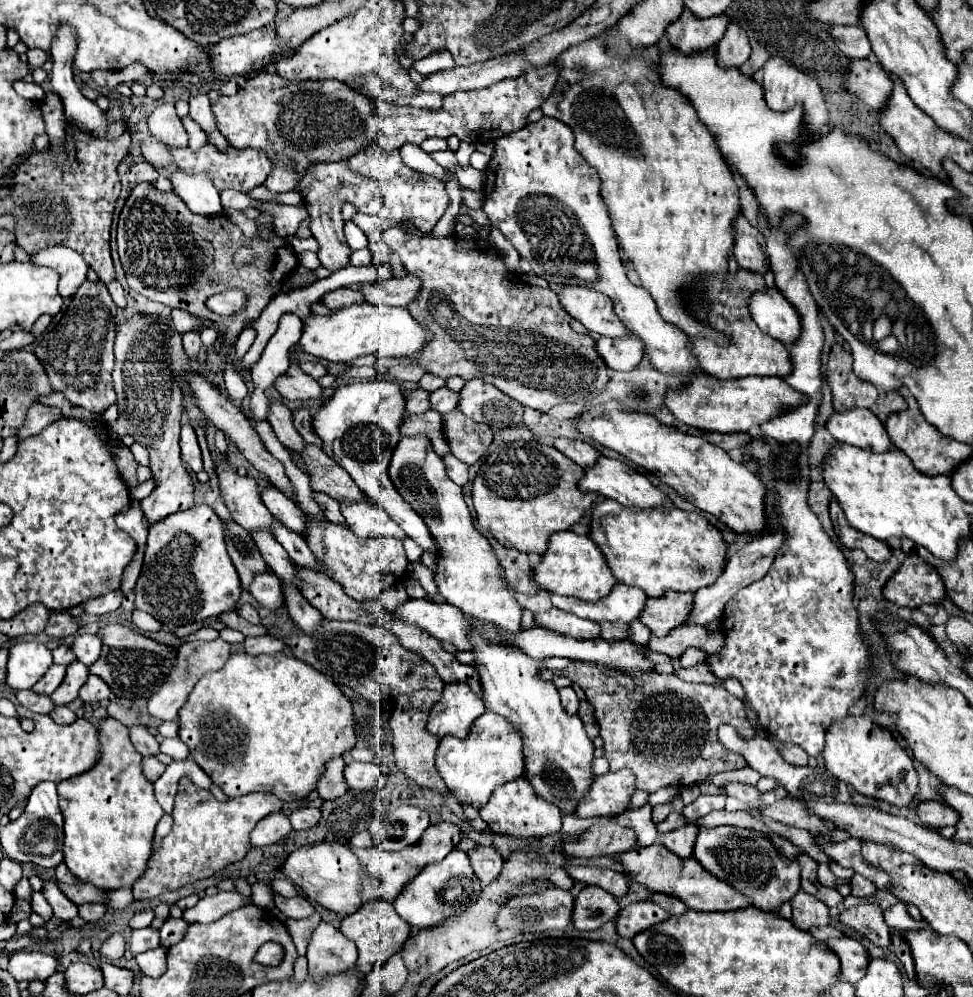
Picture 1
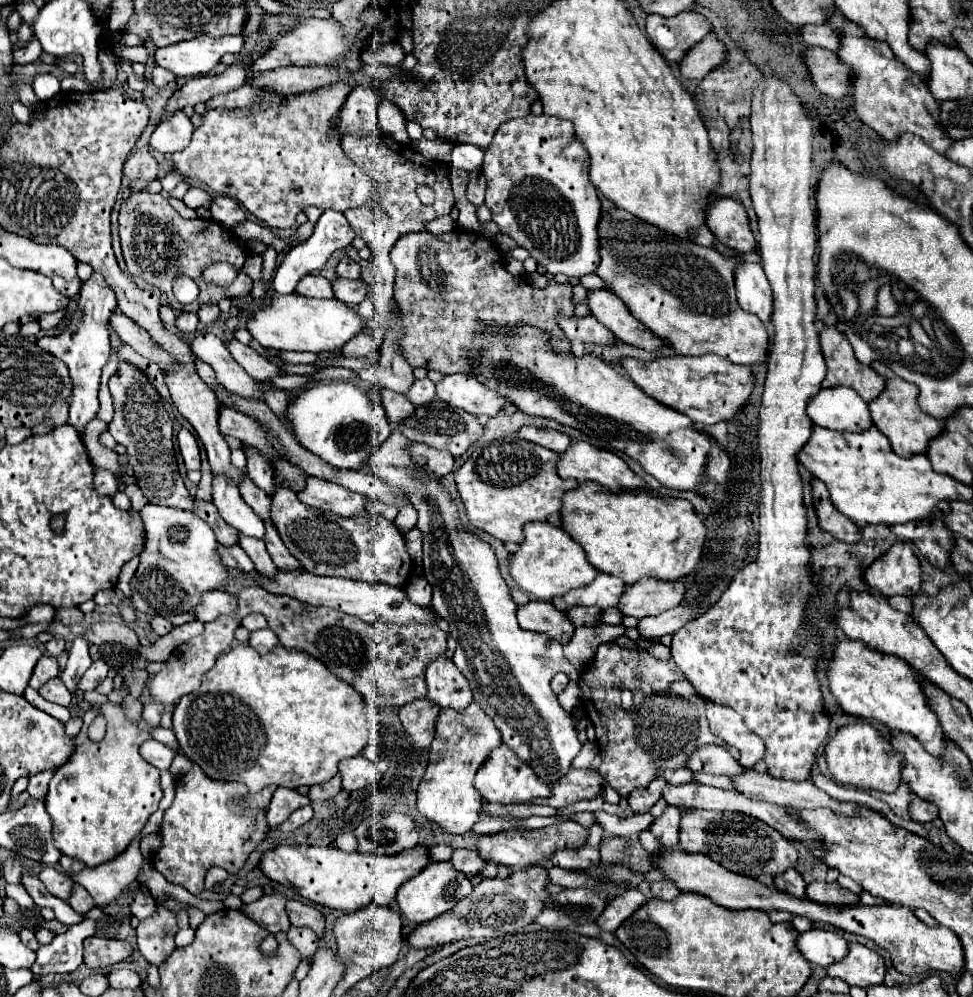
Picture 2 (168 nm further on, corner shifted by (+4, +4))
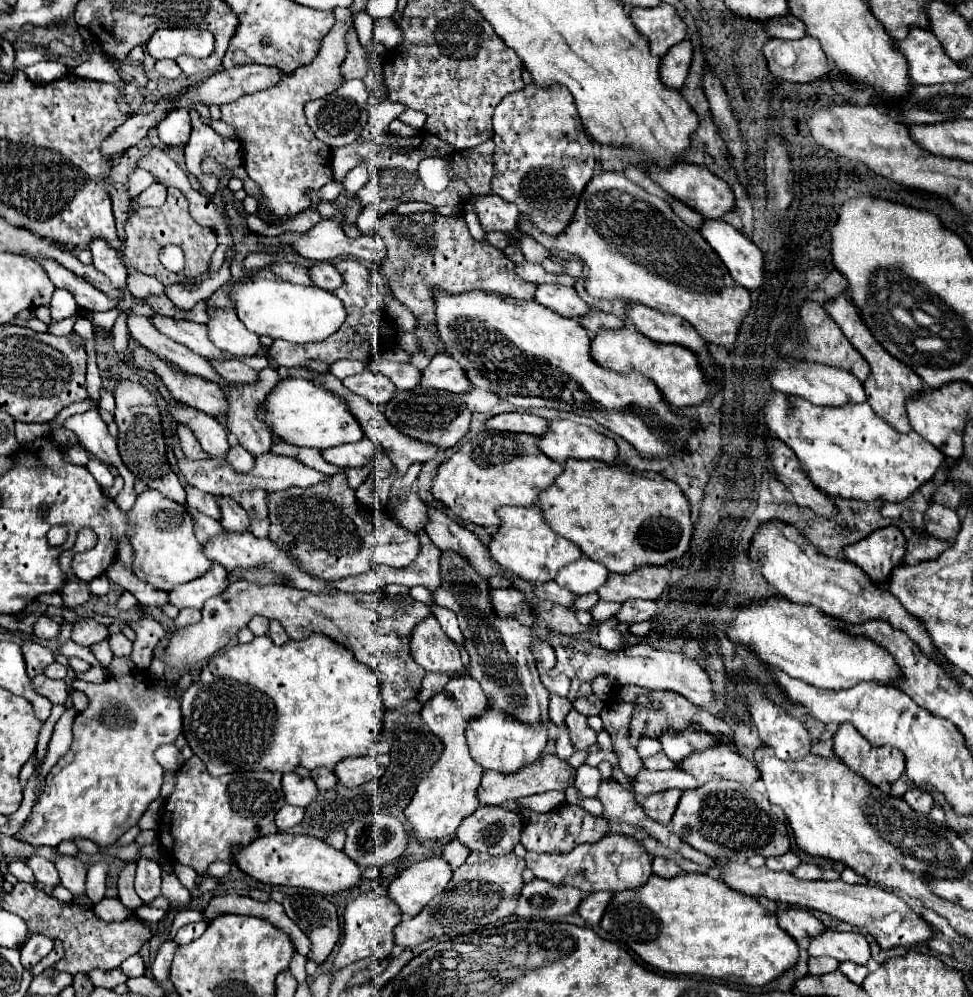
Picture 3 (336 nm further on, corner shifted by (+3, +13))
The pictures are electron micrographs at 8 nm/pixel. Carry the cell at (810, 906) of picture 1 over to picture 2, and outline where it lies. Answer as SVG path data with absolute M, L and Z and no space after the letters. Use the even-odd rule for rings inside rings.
M788 869L788 871L784 871L784 875L774 877L774 885L776 885L776 889L780 889L796 899L806 899L806 883L796 869Z

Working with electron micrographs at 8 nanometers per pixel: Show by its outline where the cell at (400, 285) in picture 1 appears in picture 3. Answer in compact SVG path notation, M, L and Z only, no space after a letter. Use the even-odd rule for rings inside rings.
M317 262L317 264L313 264L309 268L309 278L311 278L313 286L329 290L329 292L333 292L335 288L339 288L343 284L341 274L329 262Z

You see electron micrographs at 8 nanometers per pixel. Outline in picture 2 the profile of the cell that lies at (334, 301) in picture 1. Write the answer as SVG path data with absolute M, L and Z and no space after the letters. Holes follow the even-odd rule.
M308 275L308 279L302 279L296 285L296 293L304 297L316 297L316 299L332 299L332 283L322 275Z

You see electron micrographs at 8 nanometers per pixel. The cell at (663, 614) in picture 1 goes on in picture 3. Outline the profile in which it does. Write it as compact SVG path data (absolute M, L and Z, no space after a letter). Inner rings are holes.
M639 566L629 574L609 574L605 586L597 590L599 600L625 602L629 598L655 600L669 584L671 572L665 566Z

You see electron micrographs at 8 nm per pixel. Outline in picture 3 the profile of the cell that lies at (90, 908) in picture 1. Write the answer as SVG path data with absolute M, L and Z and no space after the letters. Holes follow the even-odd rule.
M57 852L55 866L59 872L61 884L65 888L69 888L75 896L83 896L85 894L85 888L83 888L85 886L85 874L87 874L85 864L75 856L67 856L67 854Z

